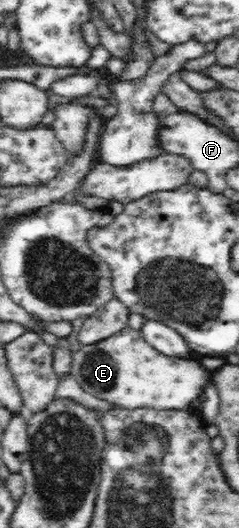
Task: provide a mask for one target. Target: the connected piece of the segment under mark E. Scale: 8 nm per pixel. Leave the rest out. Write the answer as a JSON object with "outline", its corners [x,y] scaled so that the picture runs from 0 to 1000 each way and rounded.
{"outline":[[[540,619],[385,653],[314,655],[293,701],[351,742],[510,775],[791,775],[795,761],[845,756],[887,710],[824,684],[682,672],[615,650],[590,625]]]}

